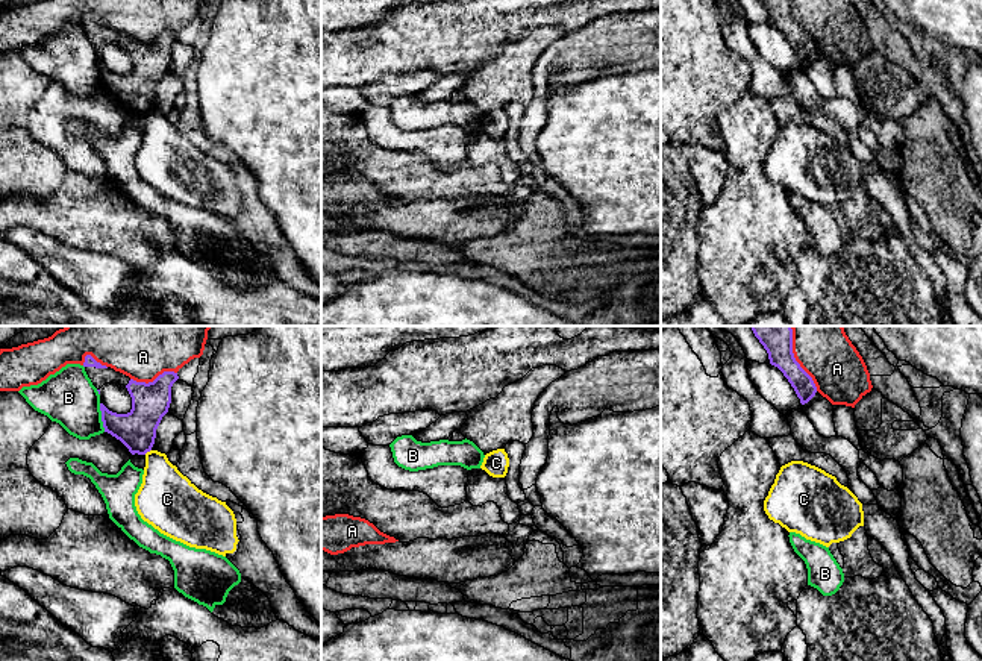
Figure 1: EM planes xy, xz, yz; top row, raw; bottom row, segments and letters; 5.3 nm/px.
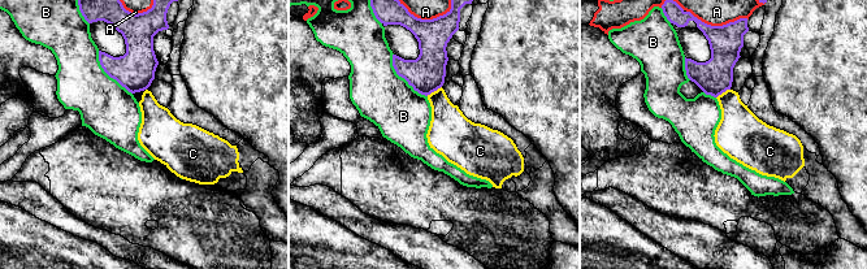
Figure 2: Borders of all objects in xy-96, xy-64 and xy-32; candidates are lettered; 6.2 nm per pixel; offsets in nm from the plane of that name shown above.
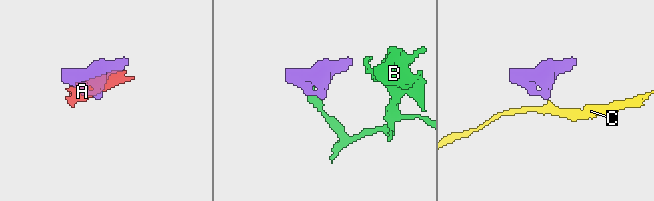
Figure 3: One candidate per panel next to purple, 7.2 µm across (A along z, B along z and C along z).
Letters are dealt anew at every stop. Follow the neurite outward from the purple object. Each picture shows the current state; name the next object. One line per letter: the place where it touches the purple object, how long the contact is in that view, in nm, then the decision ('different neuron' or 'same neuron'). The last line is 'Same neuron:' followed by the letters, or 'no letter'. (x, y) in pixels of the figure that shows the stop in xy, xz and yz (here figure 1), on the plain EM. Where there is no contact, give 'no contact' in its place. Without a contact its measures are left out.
A: yz (799, 26) | 300 nm | different neuron
B: xy (102, 78) | 160 nm | different neuron
C: xy (147, 111) | 50 nm | different neuron
Same neuron: no letter

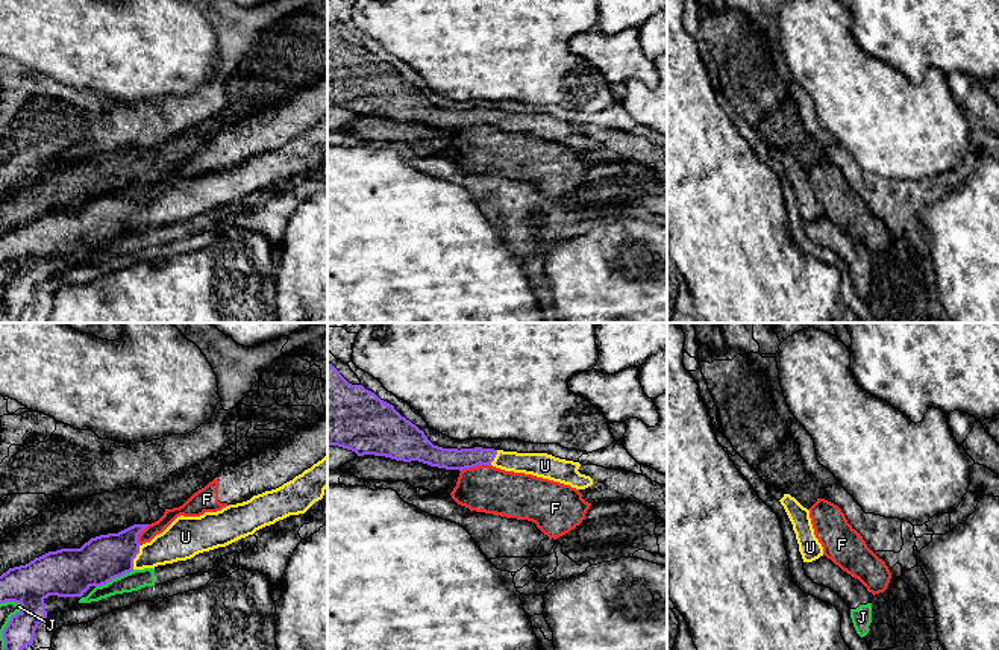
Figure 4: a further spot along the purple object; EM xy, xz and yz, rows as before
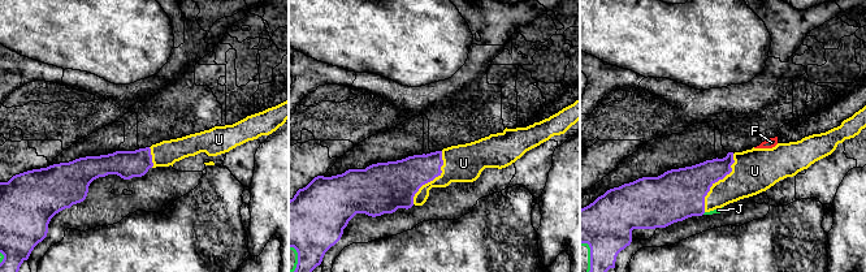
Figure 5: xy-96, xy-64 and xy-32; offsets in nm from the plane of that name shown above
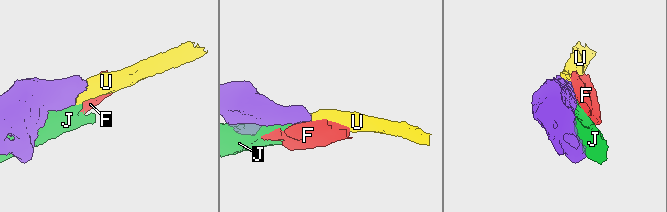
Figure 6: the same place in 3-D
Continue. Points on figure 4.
F: xz (475, 126) | 170 nm | different neuron
J: xy (114, 238) | 220 nm | different neuron
U: xy (135, 217) | 140 nm | same neuron
Same neuron: U

